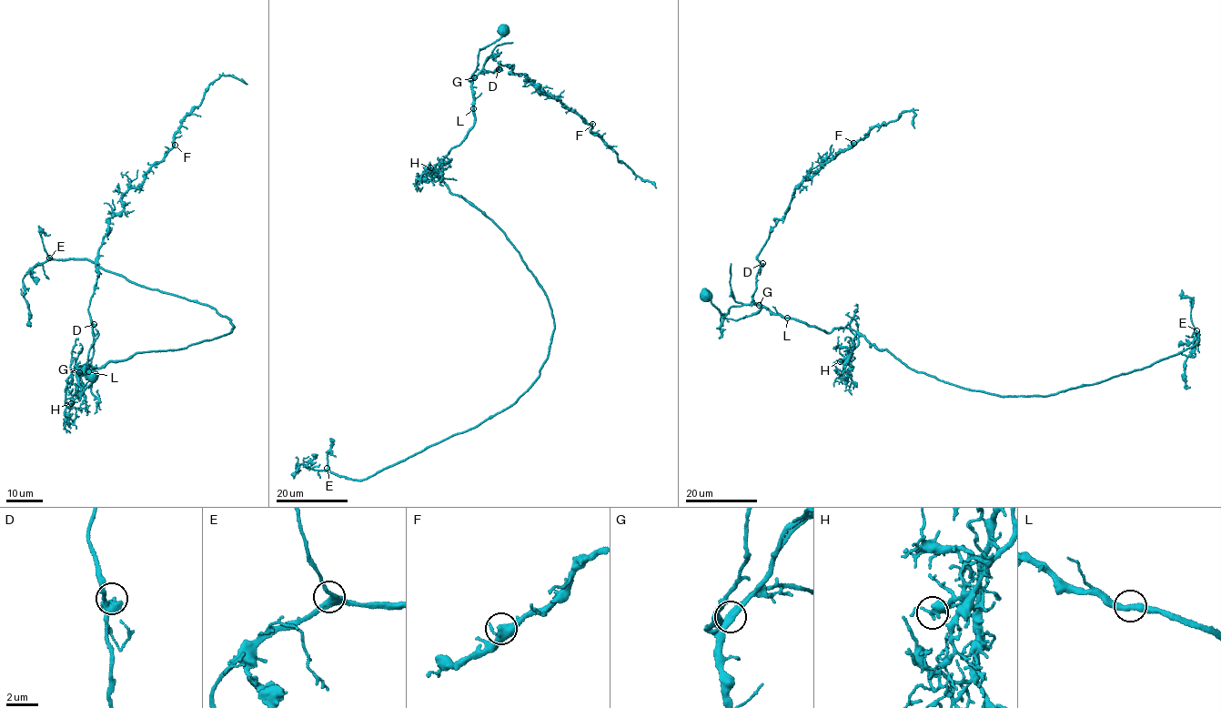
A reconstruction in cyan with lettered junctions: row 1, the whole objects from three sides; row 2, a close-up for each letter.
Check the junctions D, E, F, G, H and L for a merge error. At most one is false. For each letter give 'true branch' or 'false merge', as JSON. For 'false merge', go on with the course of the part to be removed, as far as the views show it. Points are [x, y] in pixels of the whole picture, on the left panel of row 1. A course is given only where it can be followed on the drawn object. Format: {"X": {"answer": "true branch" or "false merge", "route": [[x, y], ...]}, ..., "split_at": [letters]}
{"D": {"answer": "true branch"}, "E": {"answer": "true branch"}, "F": {"answer": "true branch"}, "G": {"answer": "false merge", "route": [[79, 371], [234, 326], [70, 258], [23, 278], [29, 323]]}, "H": {"answer": "true branch"}, "L": {"answer": "true branch"}, "split_at": ["G"]}

